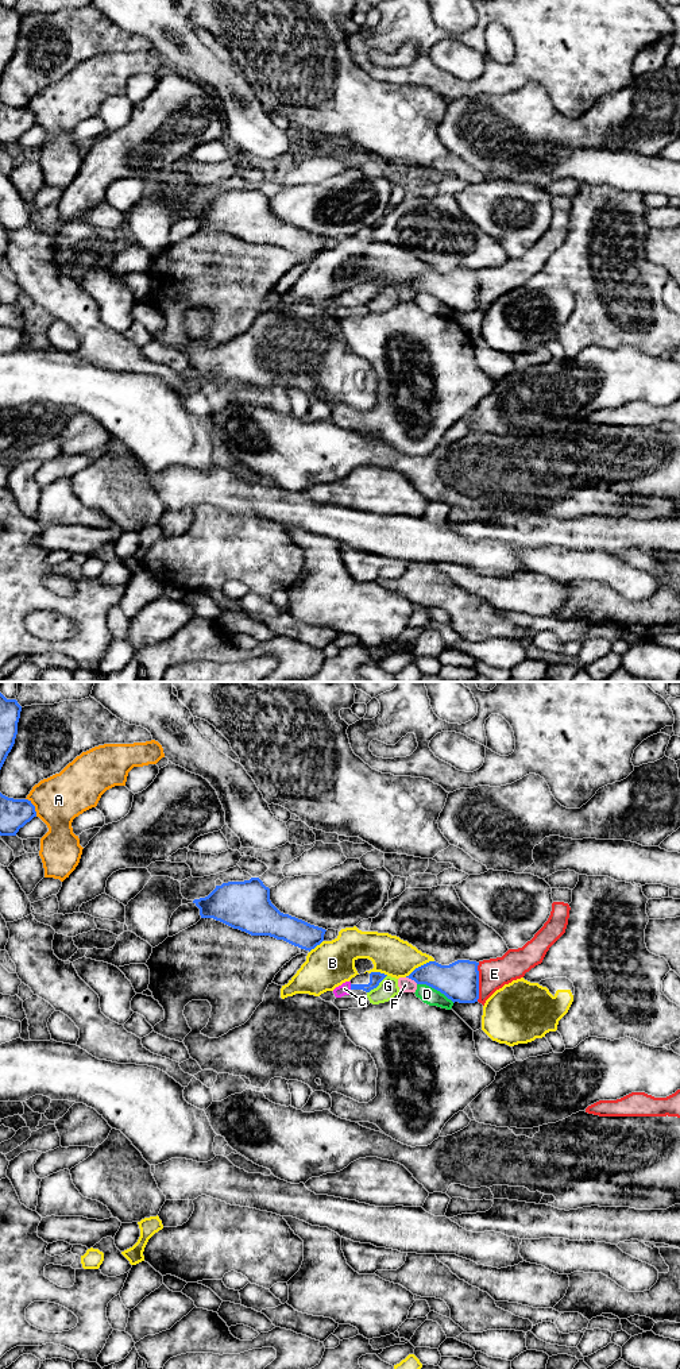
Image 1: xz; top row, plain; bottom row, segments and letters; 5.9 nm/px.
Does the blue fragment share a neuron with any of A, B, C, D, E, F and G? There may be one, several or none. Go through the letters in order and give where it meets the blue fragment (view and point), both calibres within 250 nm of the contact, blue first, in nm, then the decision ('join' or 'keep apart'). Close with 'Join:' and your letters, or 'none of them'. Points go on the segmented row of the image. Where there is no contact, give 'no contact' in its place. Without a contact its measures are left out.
A: meets blue in xz at (34, 808); 180 nm thick on the blue side, 300 nm on the other; keep apart
B: meets blue in xz at (418, 967); 220 nm thick on the blue side, 240 nm on the other; keep apart
C: meets blue in xz at (351, 987); 80 nm thick on the blue side, 70 nm on the other; join
D: meets blue in xz at (436, 988); 240 nm thick on the blue side, 100 nm on the other; keep apart
E: meets blue in xz at (478, 982); 240 nm thick on the blue side, 180 nm on the other; keep apart
F: meets blue in xz at (412, 979); 200 nm thick on the blue side, 90 nm on the other; keep apart
G: meets blue in xz at (377, 986); 80 nm thick on the blue side, 120 nm on the other; keep apart
Join: C

